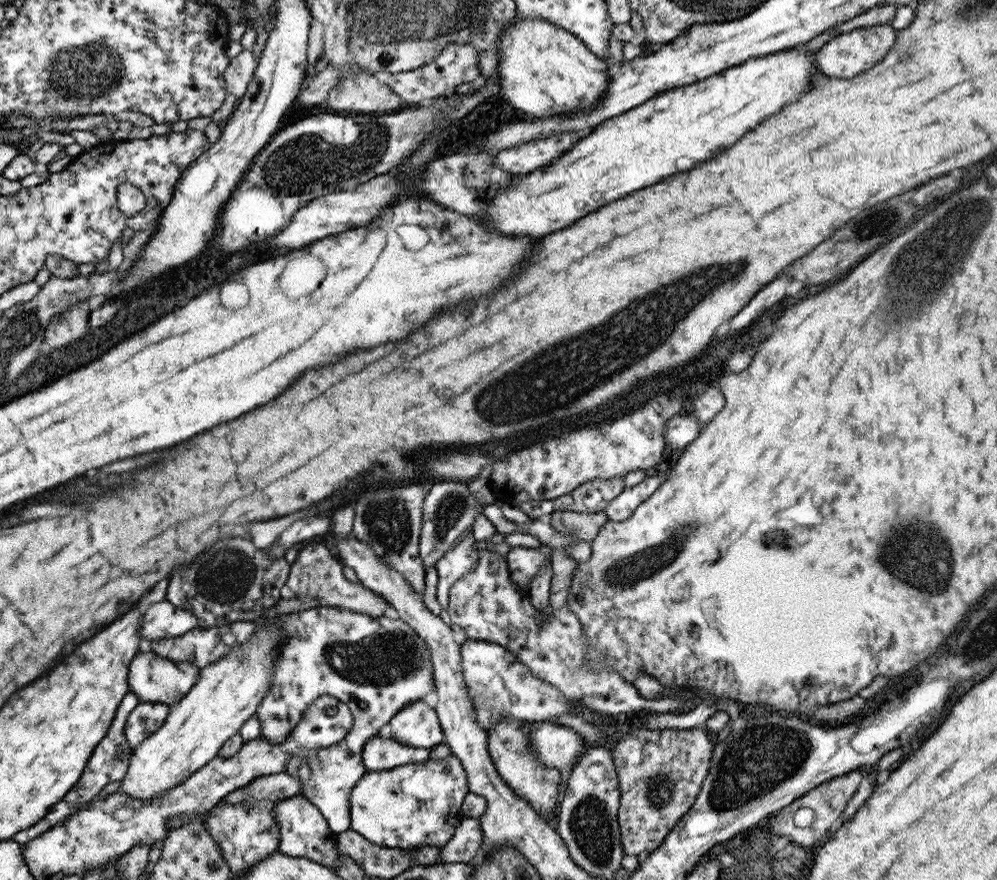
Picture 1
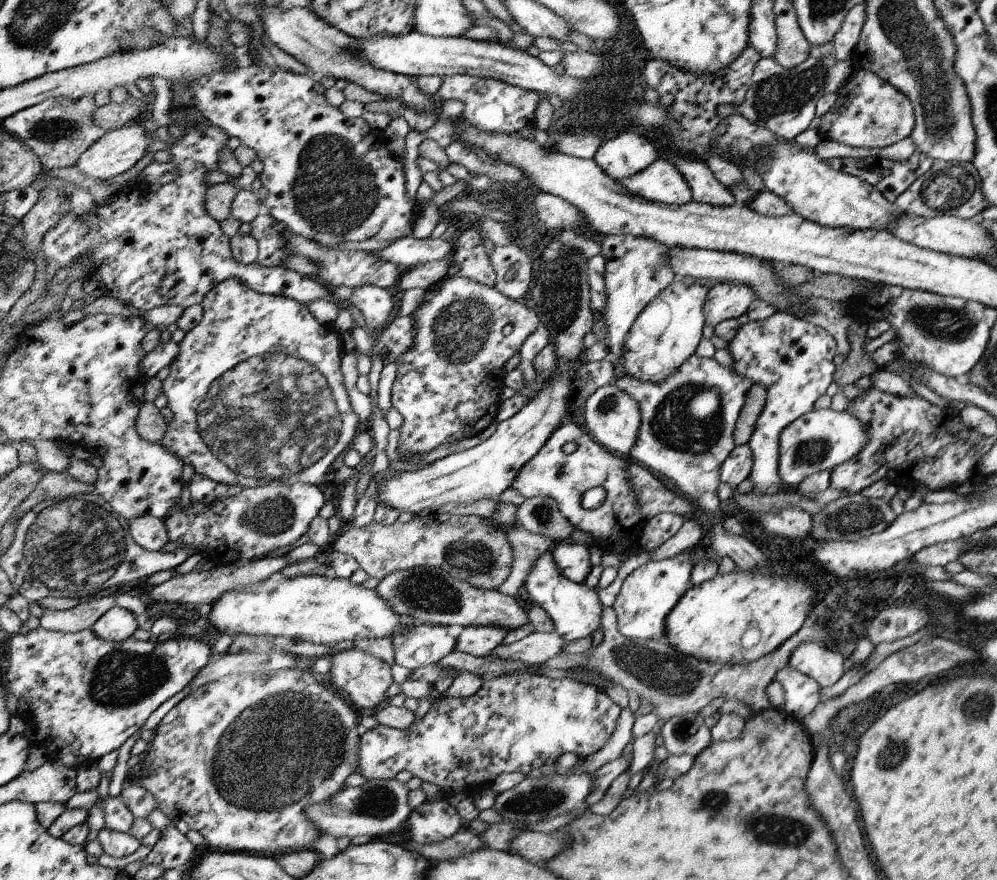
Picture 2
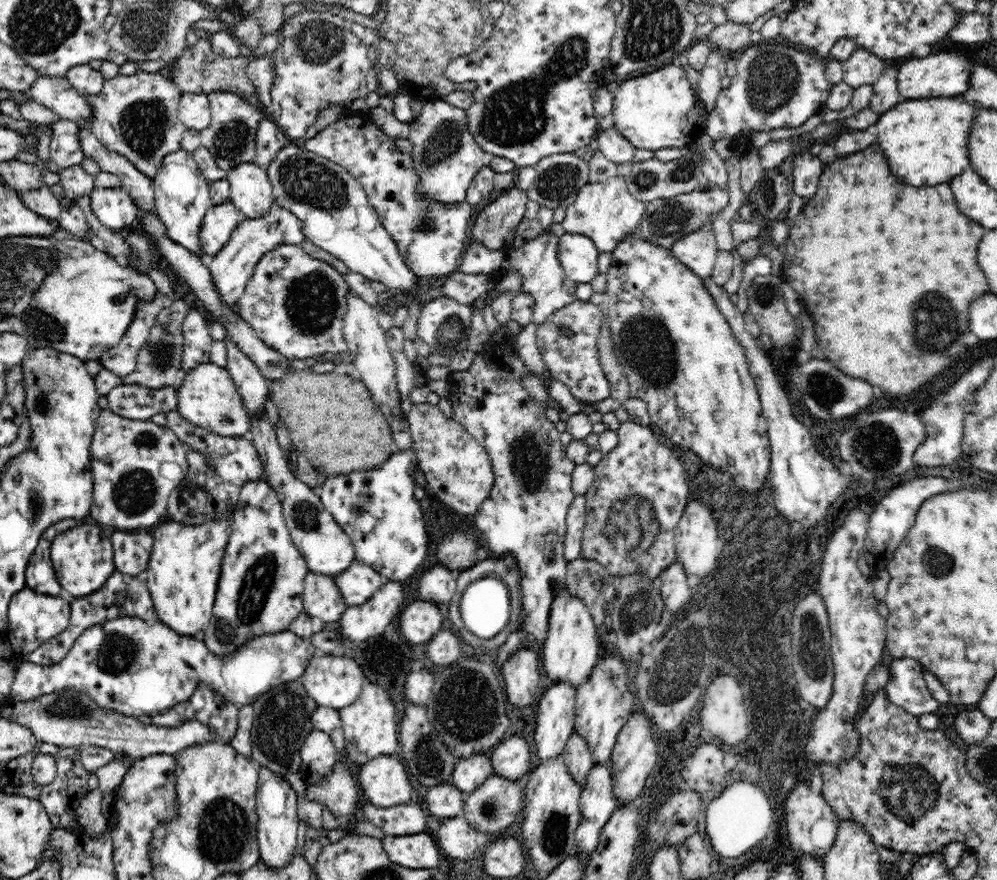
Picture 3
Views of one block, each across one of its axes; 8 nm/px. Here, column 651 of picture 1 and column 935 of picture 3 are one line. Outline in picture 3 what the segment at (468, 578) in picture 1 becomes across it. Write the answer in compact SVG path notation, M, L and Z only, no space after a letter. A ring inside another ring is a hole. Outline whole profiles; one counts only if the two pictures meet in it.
M892 662L888 668L888 680L882 688L890 702L918 718L934 714L940 708L940 702L932 698L924 682L924 670L920 666L914 662Z

